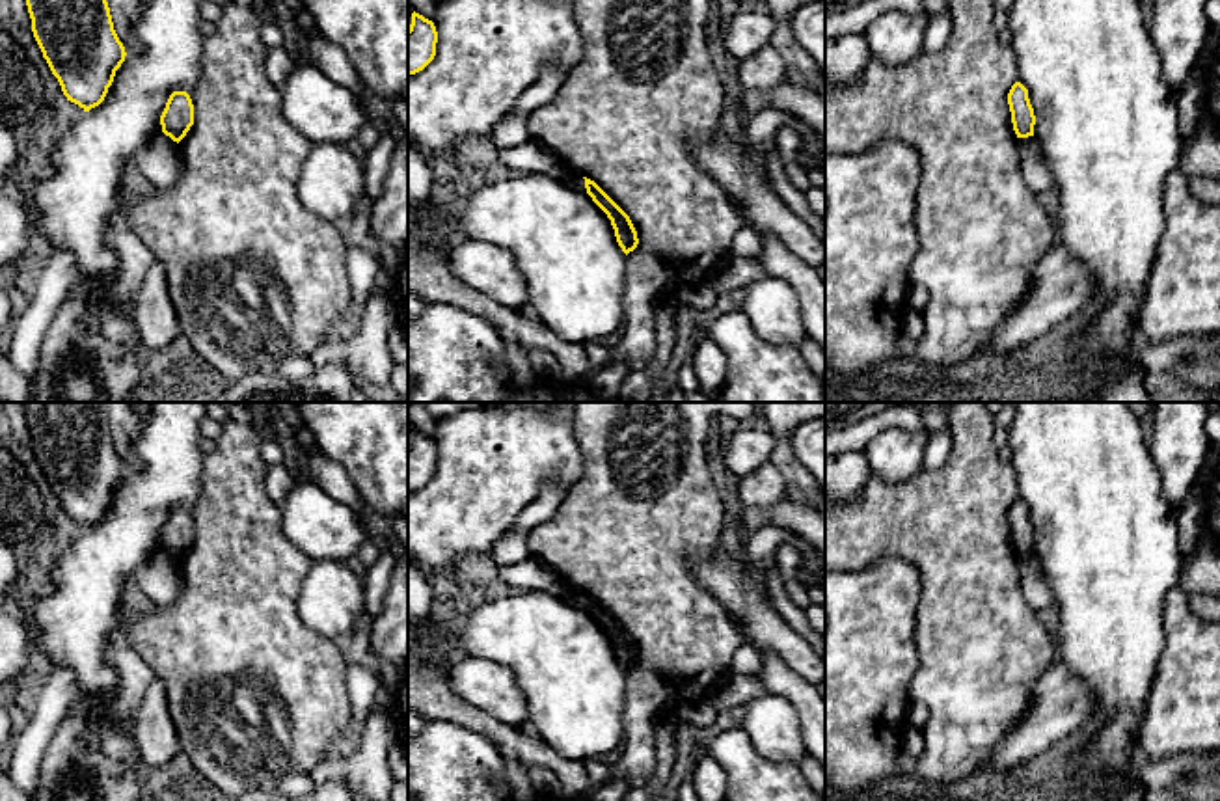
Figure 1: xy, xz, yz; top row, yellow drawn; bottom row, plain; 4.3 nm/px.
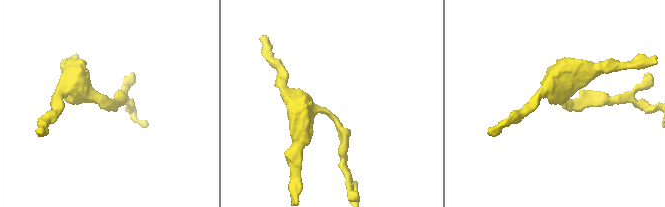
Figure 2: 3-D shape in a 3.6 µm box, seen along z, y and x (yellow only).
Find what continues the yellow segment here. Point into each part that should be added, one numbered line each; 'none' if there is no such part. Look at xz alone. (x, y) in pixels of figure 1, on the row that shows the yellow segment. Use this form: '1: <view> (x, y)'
none

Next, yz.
none

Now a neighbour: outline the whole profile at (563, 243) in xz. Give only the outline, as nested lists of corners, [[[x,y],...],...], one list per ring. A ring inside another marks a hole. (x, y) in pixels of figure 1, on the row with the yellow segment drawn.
[[[540,173],[490,183],[460,201],[468,238],[507,248],[523,274],[529,304],[563,341],[589,343],[624,322],[626,253],[607,214],[585,192]]]

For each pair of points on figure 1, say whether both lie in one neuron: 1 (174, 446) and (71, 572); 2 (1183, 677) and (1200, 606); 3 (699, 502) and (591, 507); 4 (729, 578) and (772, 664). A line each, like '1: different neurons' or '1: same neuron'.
1: same neuron
2: different neurons
3: same neuron
4: different neurons

